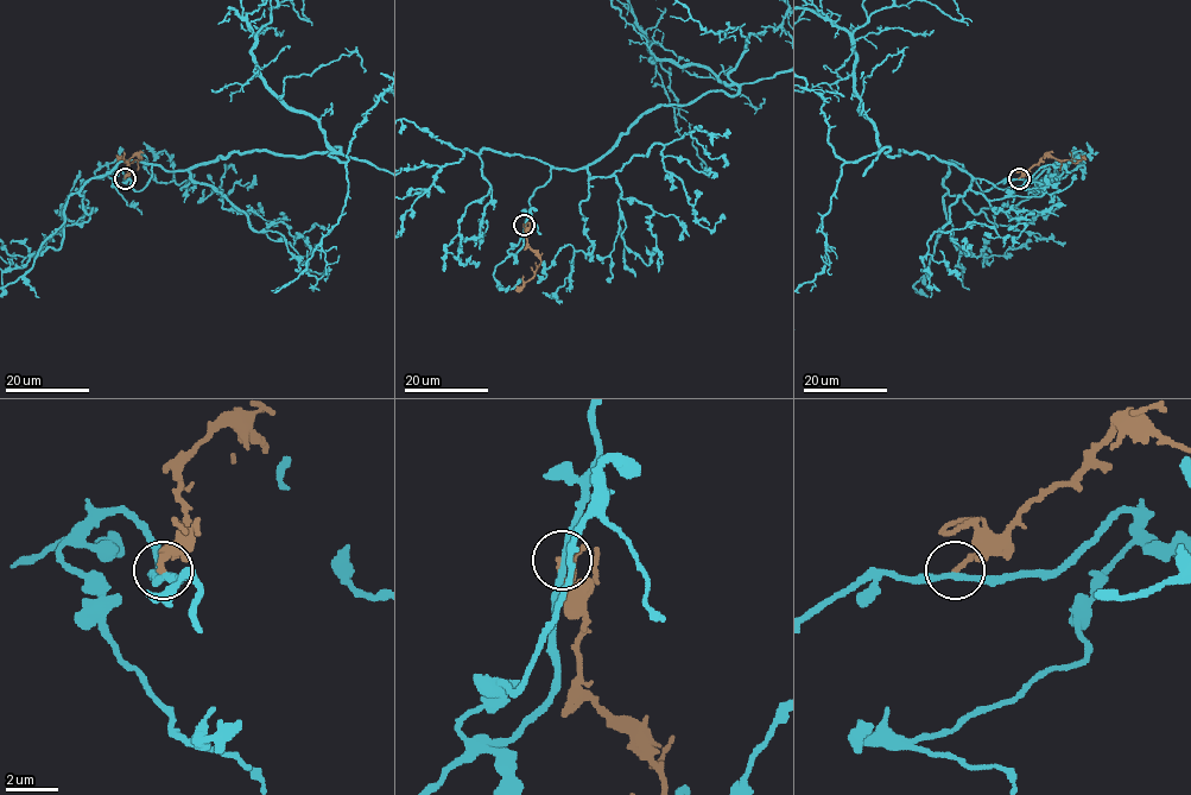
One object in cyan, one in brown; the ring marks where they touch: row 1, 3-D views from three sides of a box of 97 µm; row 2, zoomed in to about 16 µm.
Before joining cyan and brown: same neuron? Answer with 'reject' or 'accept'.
reject

